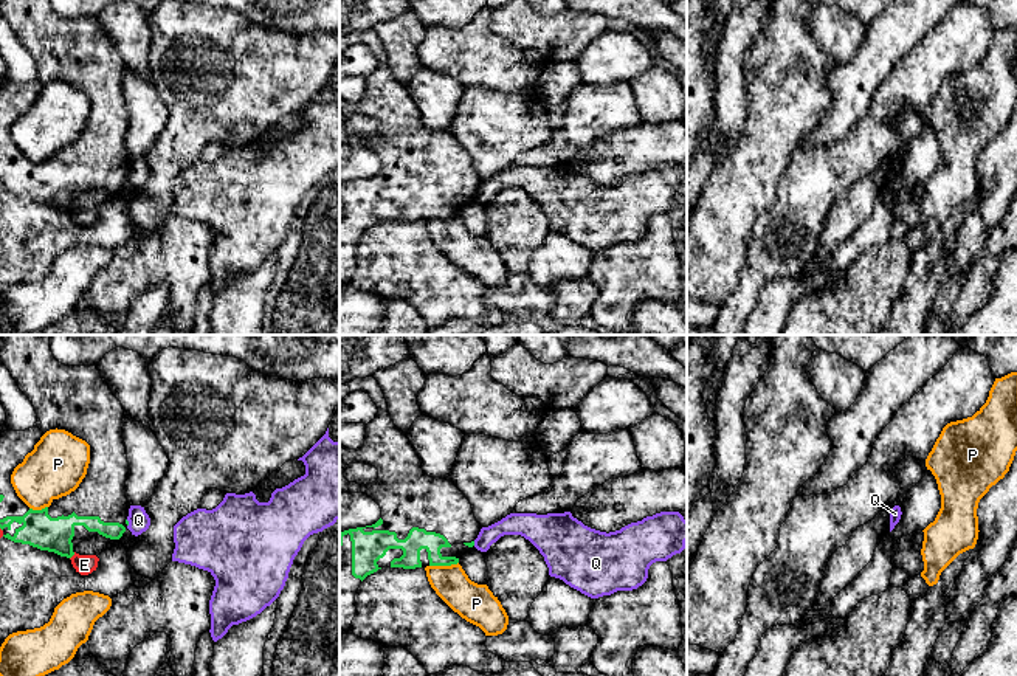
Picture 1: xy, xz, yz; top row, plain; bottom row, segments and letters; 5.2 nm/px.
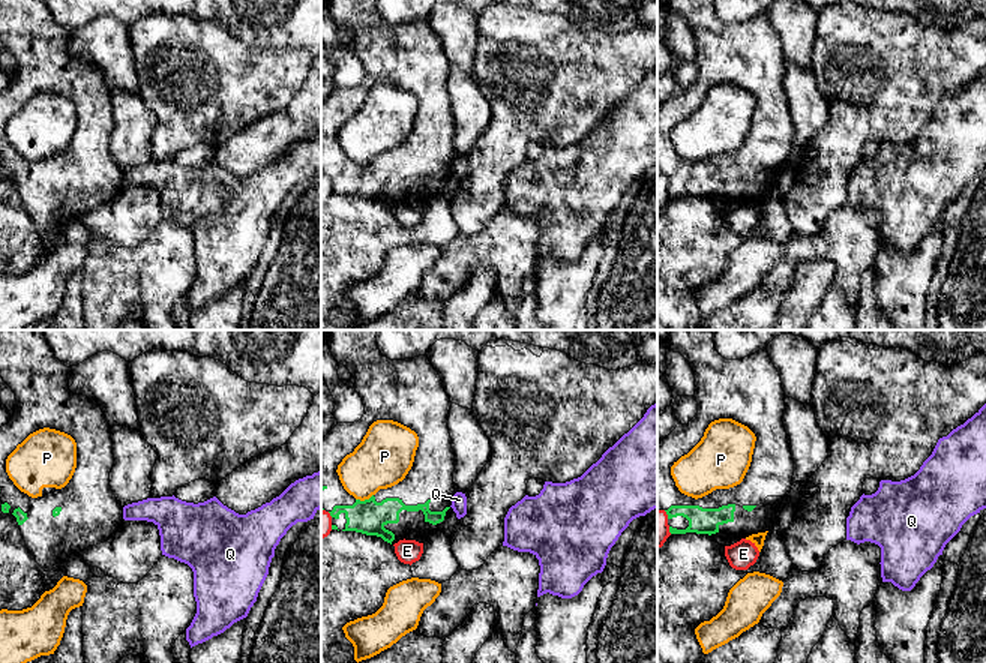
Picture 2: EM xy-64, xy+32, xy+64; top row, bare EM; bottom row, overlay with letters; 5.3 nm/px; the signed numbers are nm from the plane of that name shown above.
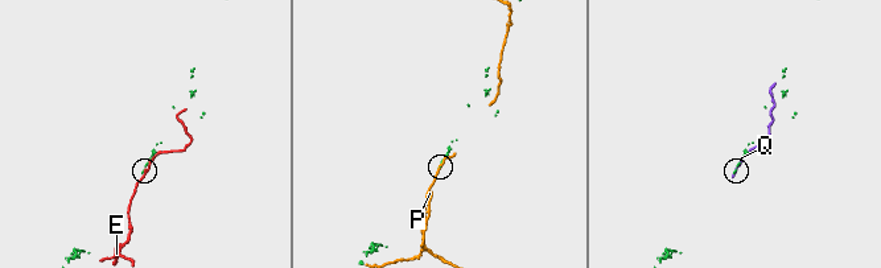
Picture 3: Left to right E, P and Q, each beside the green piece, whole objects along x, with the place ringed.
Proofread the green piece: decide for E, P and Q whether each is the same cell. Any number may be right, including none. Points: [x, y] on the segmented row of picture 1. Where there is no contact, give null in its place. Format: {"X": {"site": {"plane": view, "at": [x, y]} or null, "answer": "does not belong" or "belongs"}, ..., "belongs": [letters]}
{"E": {"site": {"plane": "xy", "at": [73, 554]}, "answer": "does not belong"}, "P": {"site": {"plane": "xz", "at": [444, 565]}, "answer": "does not belong"}, "Q": {"site": {"plane": "xy", "at": [127, 523]}, "answer": "does not belong"}, "belongs": []}

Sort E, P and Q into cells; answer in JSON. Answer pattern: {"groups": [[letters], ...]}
{"groups": [["E"], ["P"], ["Q"]]}

